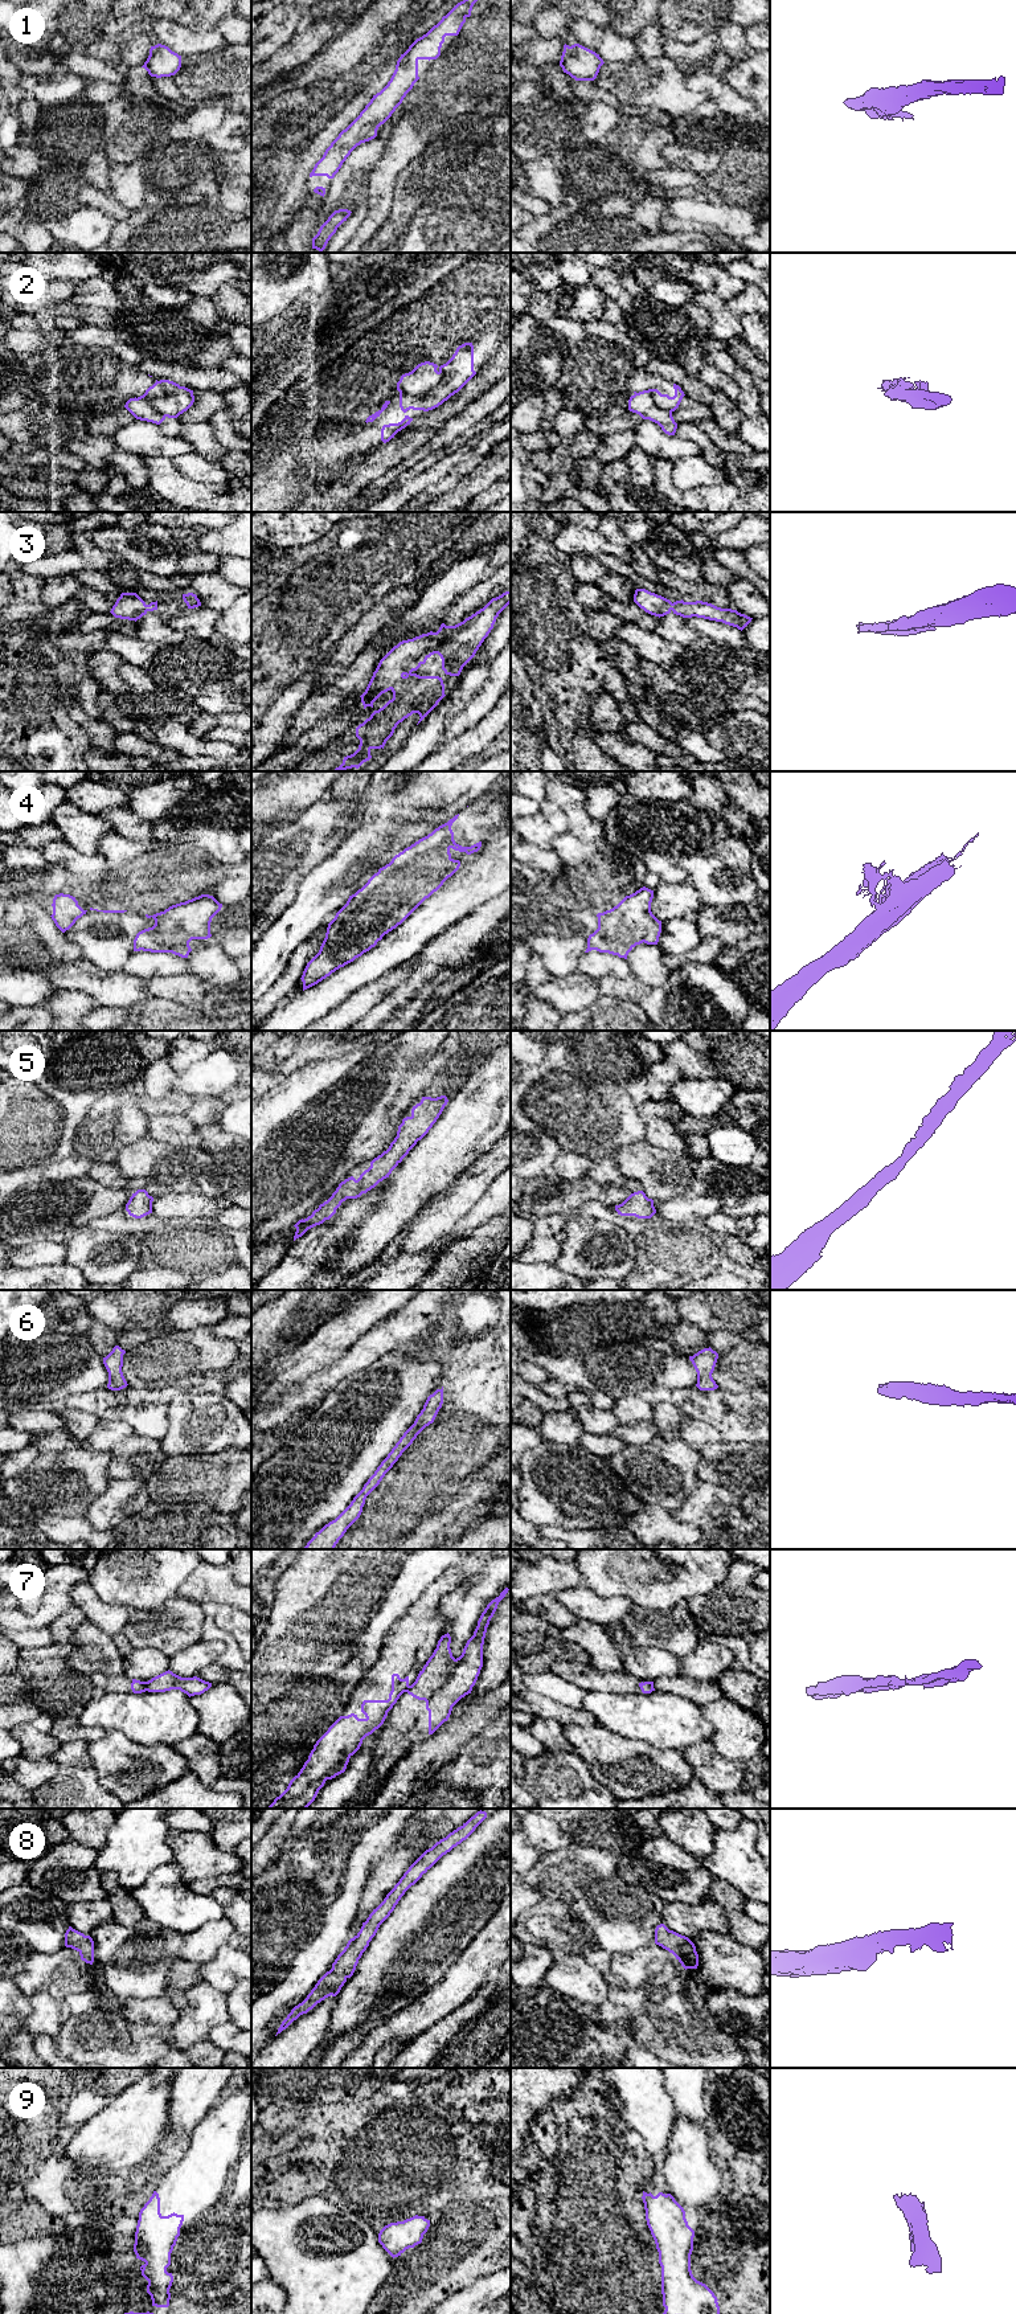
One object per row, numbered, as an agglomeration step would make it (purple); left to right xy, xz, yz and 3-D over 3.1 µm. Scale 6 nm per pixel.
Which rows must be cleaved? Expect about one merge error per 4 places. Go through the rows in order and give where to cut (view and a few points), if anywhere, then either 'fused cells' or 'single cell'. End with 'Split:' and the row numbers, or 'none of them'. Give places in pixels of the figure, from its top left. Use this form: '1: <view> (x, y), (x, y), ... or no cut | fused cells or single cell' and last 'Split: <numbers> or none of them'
1: no cut | single cell
2: xy (156, 381), (163, 393), (152, 405), (164, 417) | fused cells
3: no cut | single cell
4: no cut | single cell
5: no cut | single cell
6: no cut | single cell
7: xy (144, 1682), (147, 1690) | fused cells
8: no cut | single cell
9: no cut | single cell
Split: 2, 7

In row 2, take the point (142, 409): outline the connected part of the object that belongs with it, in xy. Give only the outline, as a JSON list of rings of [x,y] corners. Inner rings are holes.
[[[155,382],[151,386],[151,397],[149,398],[130,398],[124,407],[136,418],[140,421],[152,422],[156,425],[160,425],[165,417],[159,413],[155,406],[152,405],[152,401],[155,398],[159,398],[164,394],[164,389],[159,382]]]

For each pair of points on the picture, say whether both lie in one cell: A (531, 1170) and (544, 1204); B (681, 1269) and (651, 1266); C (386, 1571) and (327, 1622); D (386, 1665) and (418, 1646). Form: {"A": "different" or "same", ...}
{"A": "different", "B": "same", "C": "same", "D": "same"}

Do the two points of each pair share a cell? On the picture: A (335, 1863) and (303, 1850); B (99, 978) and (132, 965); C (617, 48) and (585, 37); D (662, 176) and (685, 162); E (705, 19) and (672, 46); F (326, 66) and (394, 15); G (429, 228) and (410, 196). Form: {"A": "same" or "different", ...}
{"A": "same", "B": "different", "C": "same", "D": "different", "E": "different", "F": "same", "G": "different"}

